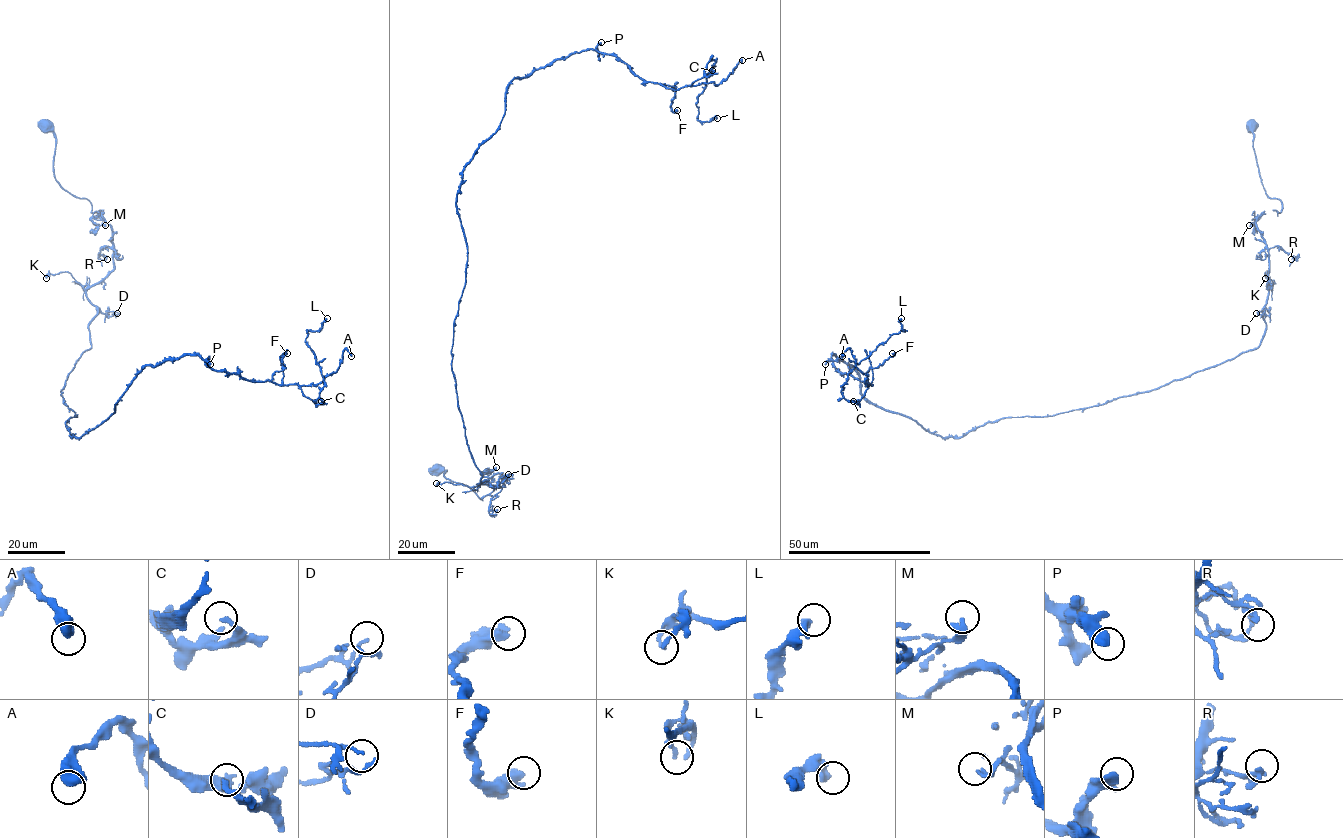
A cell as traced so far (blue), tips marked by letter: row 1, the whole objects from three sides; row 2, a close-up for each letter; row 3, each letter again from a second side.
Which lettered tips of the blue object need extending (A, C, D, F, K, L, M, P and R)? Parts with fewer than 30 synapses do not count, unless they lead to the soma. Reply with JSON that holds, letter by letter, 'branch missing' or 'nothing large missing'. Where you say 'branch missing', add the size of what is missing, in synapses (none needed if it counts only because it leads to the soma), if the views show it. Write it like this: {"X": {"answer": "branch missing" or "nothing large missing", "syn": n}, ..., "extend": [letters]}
{"A": {"answer": "nothing large missing"}, "C": {"answer": "nothing large missing"}, "D": {"answer": "nothing large missing"}, "F": {"answer": "nothing large missing"}, "K": {"answer": "nothing large missing"}, "L": {"answer": "nothing large missing"}, "M": {"answer": "nothing large missing"}, "P": {"answer": "nothing large missing"}, "R": {"answer": "nothing large missing"}, "extend": []}

